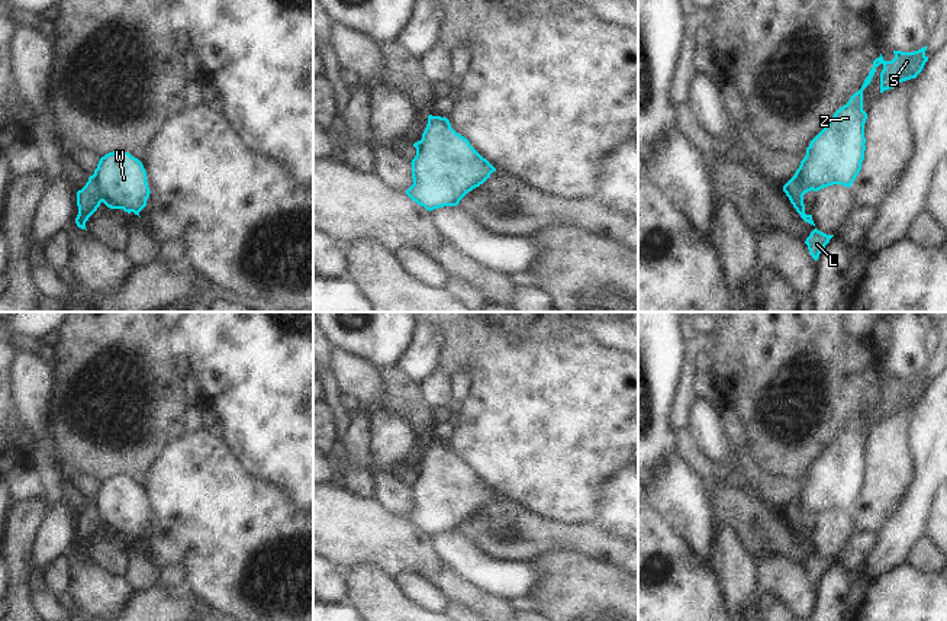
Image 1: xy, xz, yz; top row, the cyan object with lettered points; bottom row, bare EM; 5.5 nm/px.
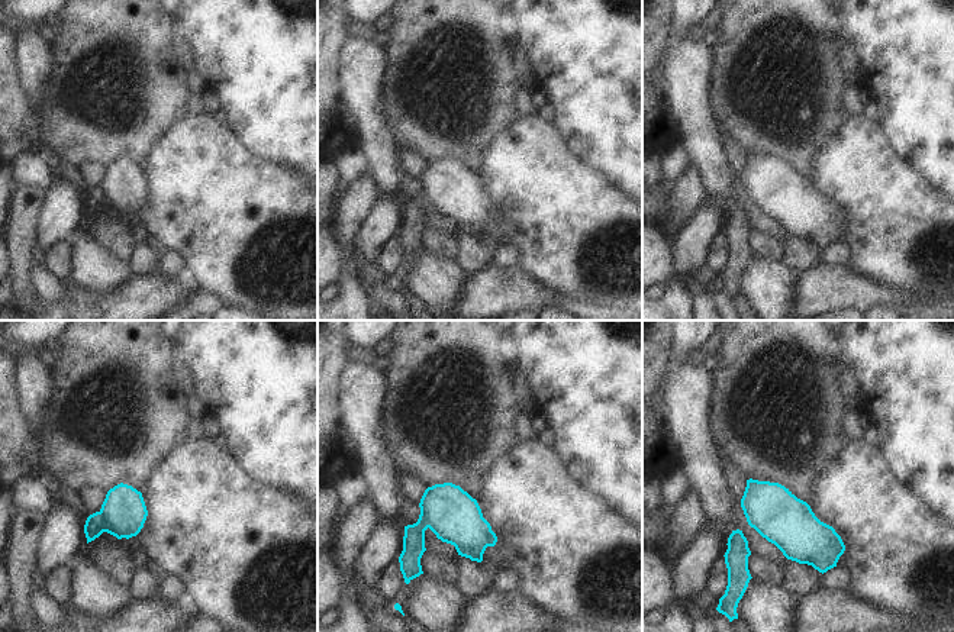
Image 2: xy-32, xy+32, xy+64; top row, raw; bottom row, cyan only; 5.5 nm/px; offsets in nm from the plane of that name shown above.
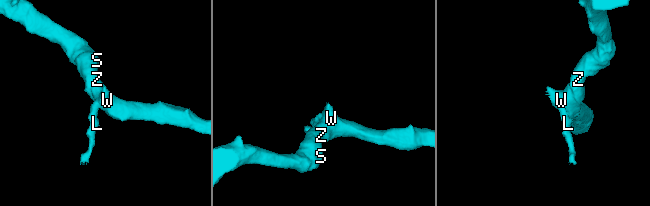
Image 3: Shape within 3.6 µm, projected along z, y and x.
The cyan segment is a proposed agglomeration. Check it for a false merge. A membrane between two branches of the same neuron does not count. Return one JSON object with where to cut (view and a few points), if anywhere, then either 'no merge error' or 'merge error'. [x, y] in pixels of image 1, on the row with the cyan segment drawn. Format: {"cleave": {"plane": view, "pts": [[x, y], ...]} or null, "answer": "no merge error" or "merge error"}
{"cleave": {"plane": "xy", "pts": [[92, 176], [102, 200]]}, "answer": "merge error"}

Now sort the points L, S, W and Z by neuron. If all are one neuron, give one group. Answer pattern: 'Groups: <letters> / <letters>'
Groups: L / S W Z

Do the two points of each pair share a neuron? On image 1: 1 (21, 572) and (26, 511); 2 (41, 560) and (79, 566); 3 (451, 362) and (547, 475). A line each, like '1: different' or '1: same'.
1: same
2: different
3: same

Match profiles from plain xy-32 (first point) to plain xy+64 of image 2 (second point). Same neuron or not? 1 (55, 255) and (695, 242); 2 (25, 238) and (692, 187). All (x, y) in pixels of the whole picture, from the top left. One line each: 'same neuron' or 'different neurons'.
1: different neurons
2: same neuron

